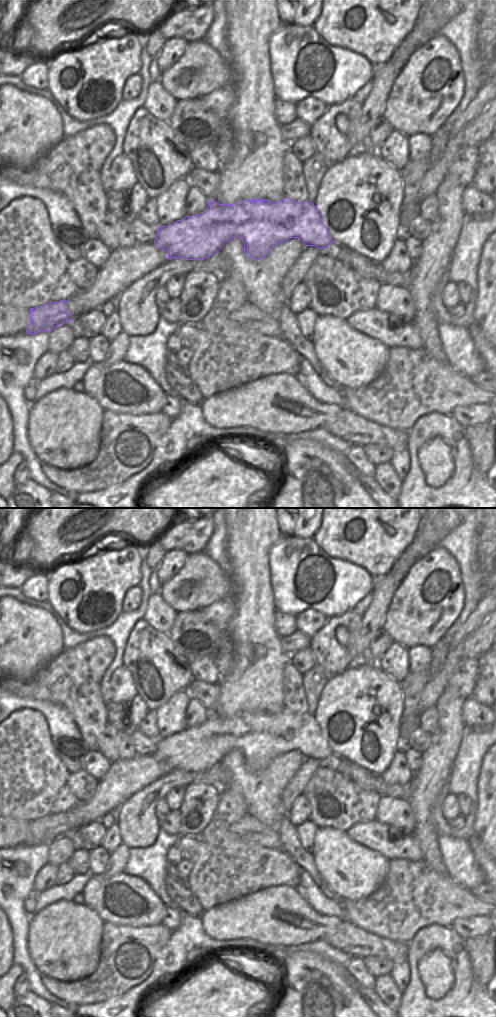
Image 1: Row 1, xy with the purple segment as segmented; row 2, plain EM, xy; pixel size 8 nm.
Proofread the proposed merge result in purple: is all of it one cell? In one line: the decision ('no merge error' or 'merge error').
no merge error

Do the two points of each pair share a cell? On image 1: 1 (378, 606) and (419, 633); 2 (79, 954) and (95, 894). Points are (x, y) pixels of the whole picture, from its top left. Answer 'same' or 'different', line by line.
1: different
2: different

